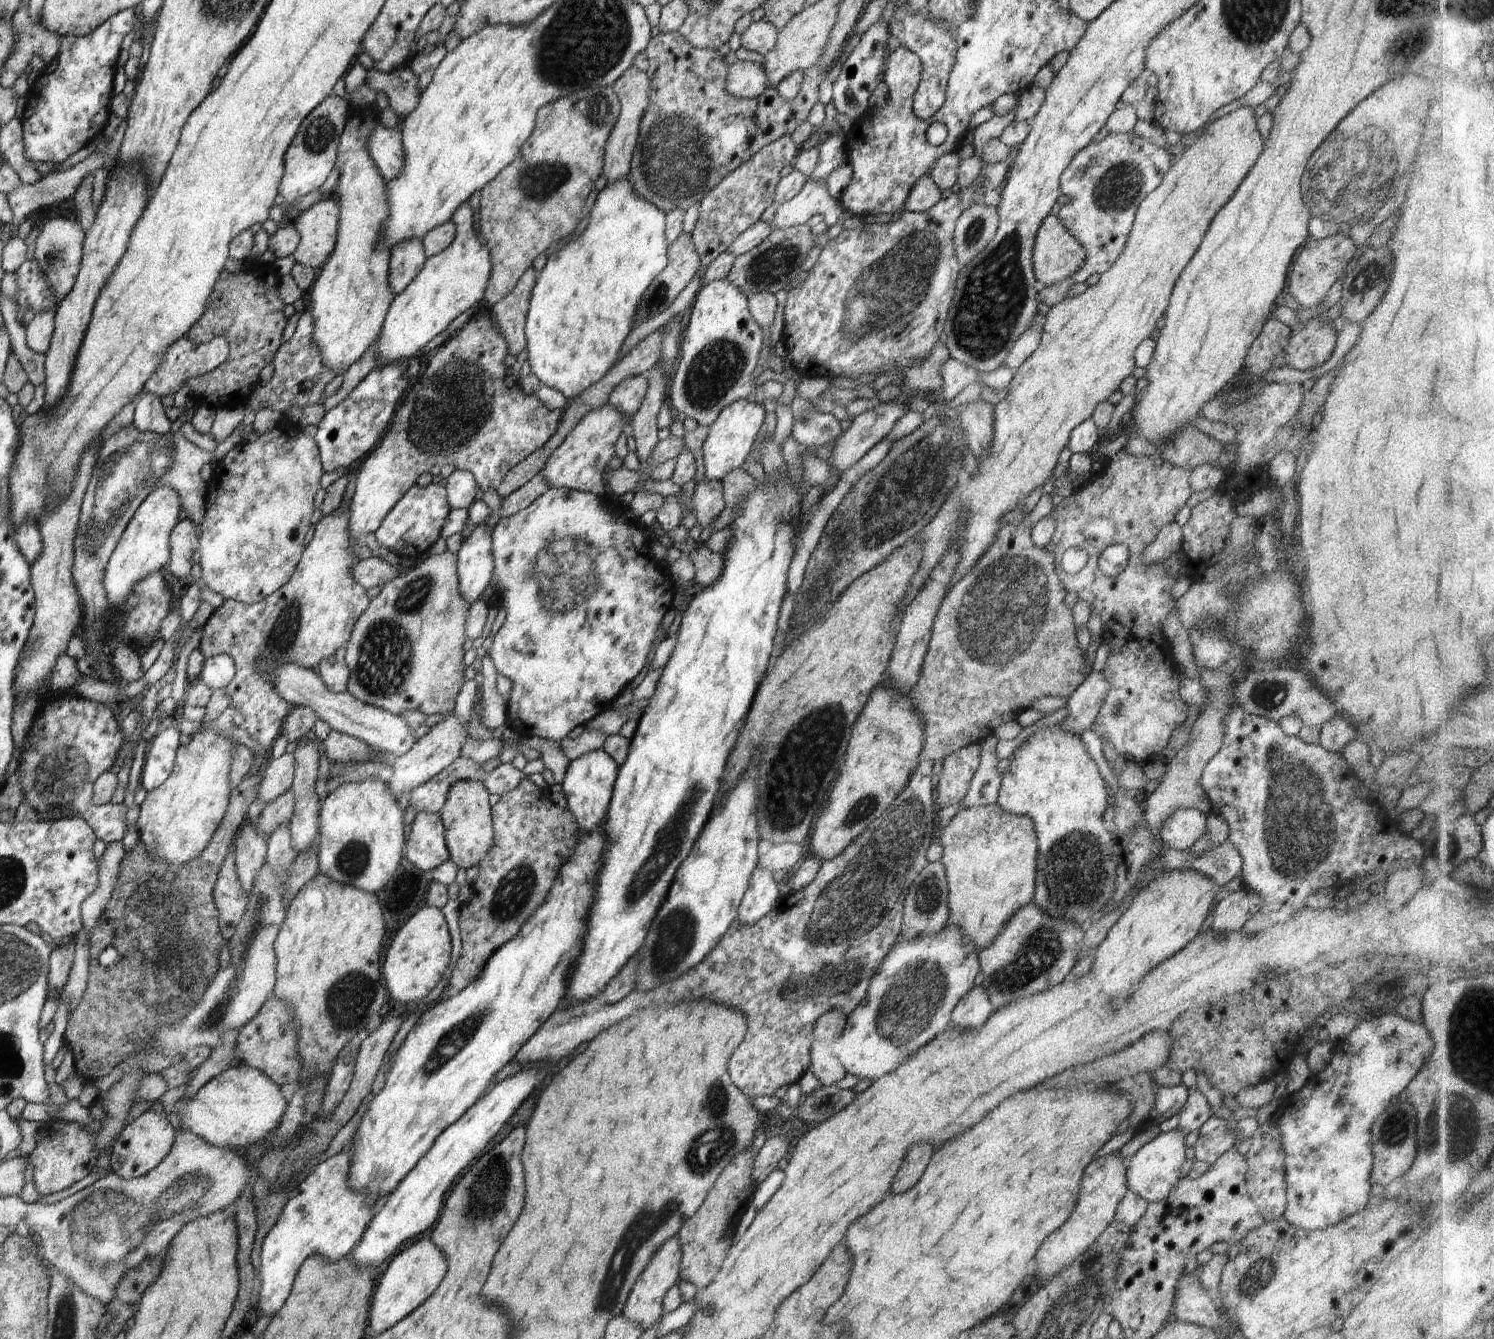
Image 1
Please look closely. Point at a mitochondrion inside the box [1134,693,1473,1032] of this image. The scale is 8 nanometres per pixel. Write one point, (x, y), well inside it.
(1297, 814)

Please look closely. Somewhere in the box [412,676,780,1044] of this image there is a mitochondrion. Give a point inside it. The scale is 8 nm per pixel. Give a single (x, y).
(668, 843)

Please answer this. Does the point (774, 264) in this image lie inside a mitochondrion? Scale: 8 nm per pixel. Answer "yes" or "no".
yes

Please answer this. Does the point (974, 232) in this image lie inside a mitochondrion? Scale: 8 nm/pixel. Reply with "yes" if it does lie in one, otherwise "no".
yes

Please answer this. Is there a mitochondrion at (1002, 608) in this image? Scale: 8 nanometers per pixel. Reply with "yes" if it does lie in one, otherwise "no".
yes

